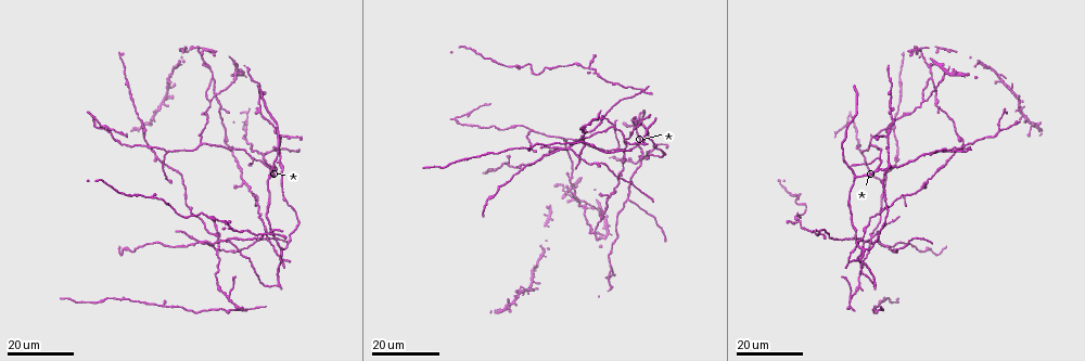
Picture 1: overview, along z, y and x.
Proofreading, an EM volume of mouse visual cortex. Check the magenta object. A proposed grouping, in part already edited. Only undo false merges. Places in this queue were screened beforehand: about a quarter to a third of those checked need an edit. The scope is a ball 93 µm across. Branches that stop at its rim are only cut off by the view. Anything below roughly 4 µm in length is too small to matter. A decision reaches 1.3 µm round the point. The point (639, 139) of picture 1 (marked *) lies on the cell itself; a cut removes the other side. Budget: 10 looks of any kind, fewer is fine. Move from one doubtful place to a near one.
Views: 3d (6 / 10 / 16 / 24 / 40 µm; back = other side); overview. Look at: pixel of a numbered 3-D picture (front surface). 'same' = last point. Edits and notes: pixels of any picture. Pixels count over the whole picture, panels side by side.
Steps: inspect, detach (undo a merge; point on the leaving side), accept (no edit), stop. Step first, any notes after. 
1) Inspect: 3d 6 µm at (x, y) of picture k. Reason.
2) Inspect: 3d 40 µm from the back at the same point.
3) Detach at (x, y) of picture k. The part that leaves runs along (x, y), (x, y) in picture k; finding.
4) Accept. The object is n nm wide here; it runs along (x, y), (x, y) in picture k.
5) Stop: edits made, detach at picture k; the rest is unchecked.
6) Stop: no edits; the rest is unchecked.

Inspect: 3d 16 µm at (250, 157) of picture 1.

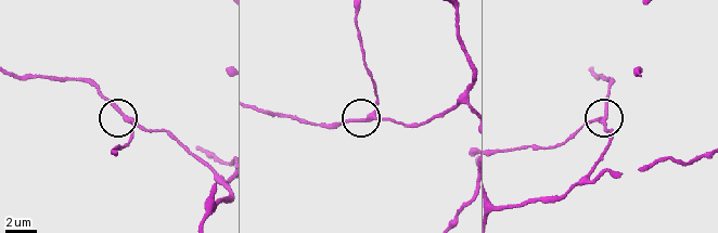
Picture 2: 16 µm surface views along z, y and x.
Inspect: 3d 10 µm at (127, 117) of picture 2.

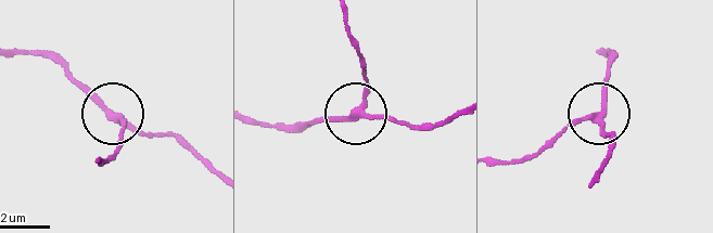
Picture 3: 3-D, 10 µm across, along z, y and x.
Accept. 3 arms meet here; it runs along (593, 182), (610, 152), (597, 116), (543, 150) in picture 3; continuous, no second cell.

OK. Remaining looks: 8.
Inspect: 3d 16 µm at (855, 178) of picture 1. Side arm on a straight run.

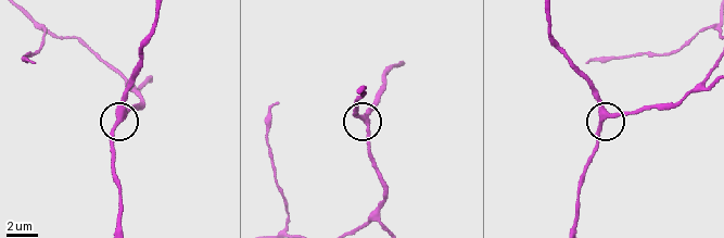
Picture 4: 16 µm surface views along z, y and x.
Inspect: 3d 6 µm at (603, 112) of picture 4.

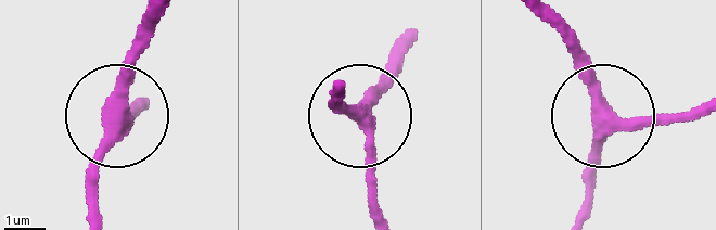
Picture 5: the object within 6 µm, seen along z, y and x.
Accept. The side arm is 34 µm long; 3 arms meet here; all the same cell.

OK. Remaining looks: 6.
Inspect: 3d 16 µm at (1000, 131) of picture 1. Three-way junction.

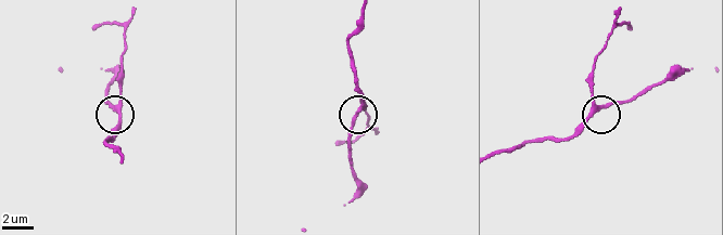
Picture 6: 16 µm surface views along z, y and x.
Inspect: 3d 6 µm at (599, 108) of picture 6.

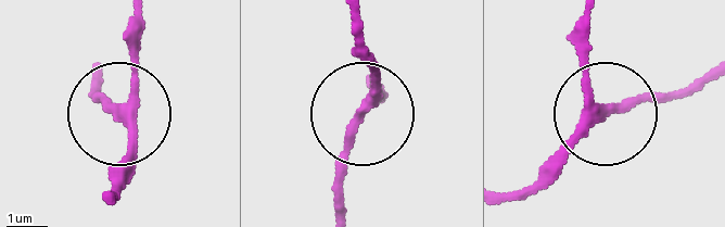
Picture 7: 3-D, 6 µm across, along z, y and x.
Accept. It runs along (107, 196), (131, 143), (131, 20) in picture 7; one cell here.

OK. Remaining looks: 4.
Inspect: 3d 24 µm at (211, 77) of picture 1. Three arms meet.

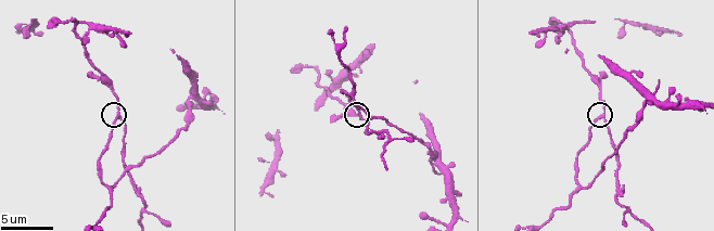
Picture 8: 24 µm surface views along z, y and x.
Inspect: 3d 6 µm at (120, 114) of picture 8.

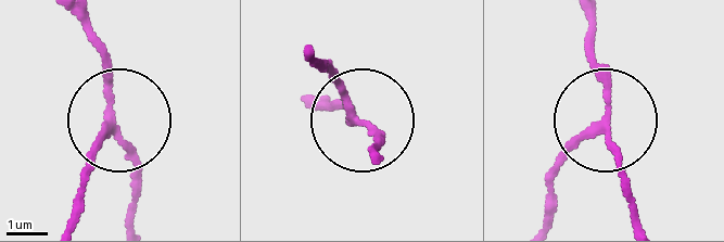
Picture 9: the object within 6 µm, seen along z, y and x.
Detach at (135, 179) of picture 9. The part that leaves runs along (116, 123), (138, 181), (127, 224) in picture 9; a second cell is stuck on.

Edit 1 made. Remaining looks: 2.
Stop: edits made, detach at picture 9; the rest is unchecked.

